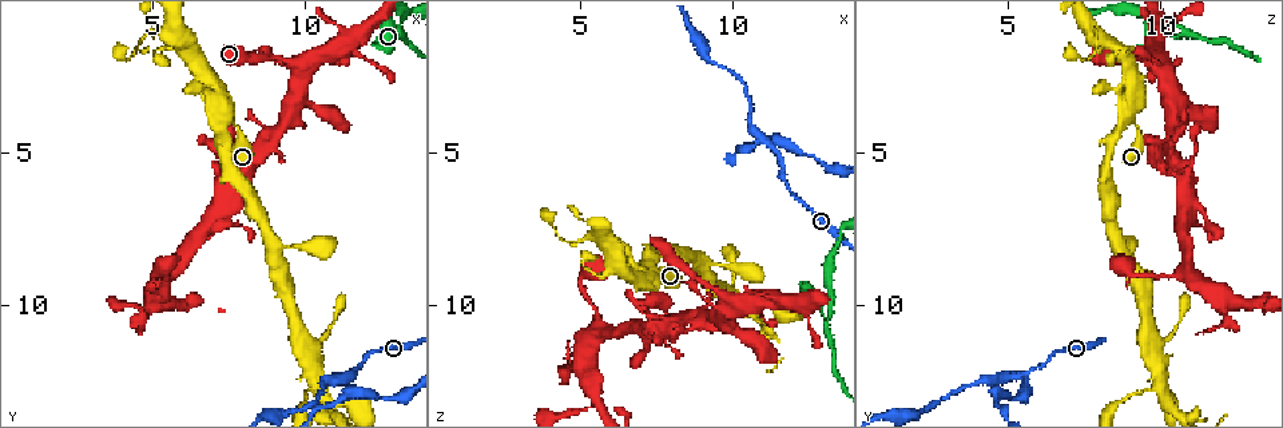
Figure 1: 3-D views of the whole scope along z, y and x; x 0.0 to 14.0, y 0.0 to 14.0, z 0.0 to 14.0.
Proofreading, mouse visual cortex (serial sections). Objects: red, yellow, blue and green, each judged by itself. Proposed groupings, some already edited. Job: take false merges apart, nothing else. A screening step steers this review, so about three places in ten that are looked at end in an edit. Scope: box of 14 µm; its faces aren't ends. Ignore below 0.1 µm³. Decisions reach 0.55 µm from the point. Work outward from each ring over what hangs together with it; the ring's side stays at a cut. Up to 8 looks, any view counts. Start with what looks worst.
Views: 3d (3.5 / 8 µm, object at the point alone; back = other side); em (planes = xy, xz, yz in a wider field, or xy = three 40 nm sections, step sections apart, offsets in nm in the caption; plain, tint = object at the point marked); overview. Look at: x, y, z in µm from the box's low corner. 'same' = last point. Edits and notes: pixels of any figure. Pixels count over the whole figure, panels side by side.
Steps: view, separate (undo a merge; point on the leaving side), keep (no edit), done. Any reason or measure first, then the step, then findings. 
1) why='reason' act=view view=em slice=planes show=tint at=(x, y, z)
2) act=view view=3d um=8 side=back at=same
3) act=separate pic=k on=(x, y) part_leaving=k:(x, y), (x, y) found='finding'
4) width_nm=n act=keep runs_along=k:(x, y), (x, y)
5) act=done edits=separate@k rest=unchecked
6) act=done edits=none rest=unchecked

why='four-way junction' act=view view=em slice=xy step=5 show=tint at=(11.4, 12.4, 4.8)

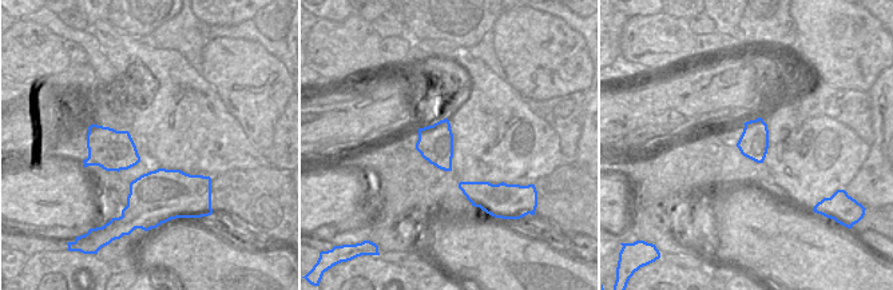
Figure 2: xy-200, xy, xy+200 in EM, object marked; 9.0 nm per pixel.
why='wider look' act=view view=3d um=3.5 at=same

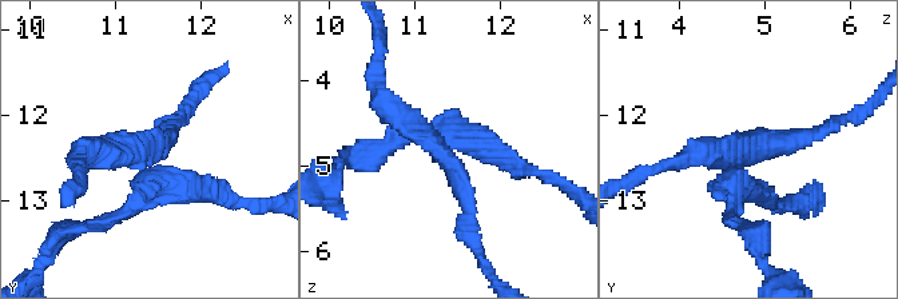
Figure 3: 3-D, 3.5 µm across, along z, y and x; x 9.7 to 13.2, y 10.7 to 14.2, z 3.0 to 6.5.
act=separate pic=3 on=(189, 179) part_leaving=3:(144, 170), (255, 207) found='two cells meet here'

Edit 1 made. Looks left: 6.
why='redraw' act=view view=overview

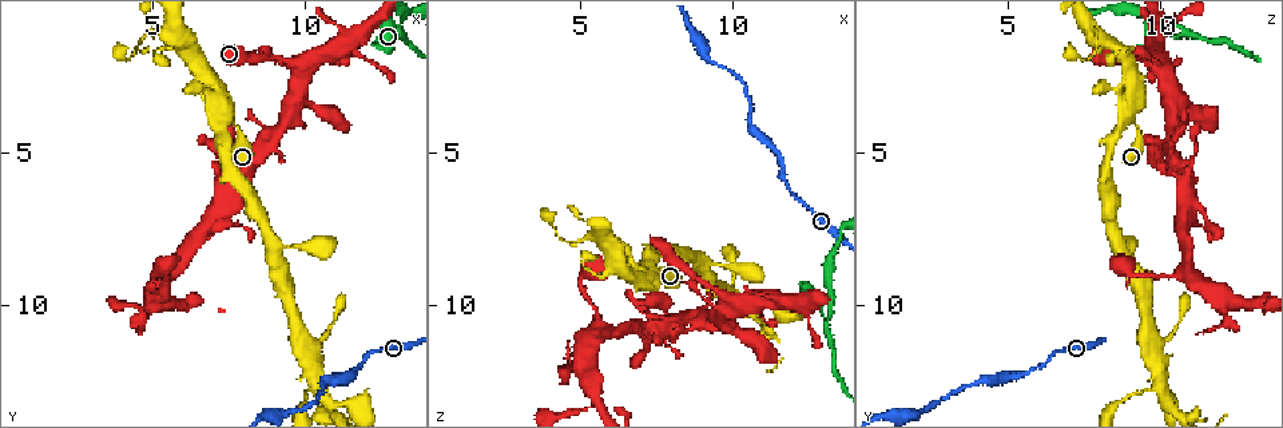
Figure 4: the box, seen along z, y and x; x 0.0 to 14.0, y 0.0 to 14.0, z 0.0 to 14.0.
why='three-way junction' act=view view=3d um=3.5 at=(13.1, 1.0, 10.8)

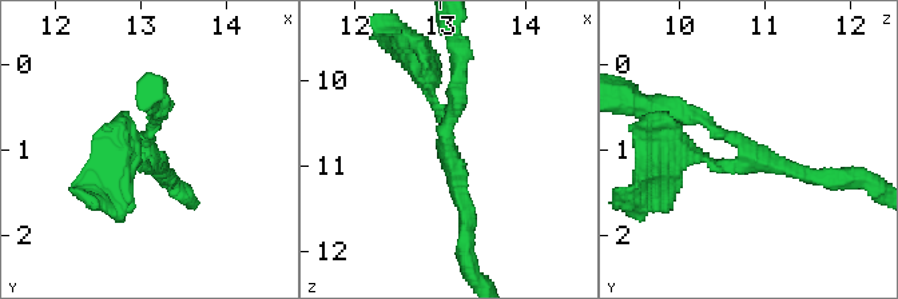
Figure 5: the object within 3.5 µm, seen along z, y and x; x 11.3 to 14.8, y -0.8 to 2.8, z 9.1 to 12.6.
arms=3 arm_widths_nm=200,200,300 act=view view=em slice=xy step=1 show=tint at=(13.05, 1.10, 10.75)

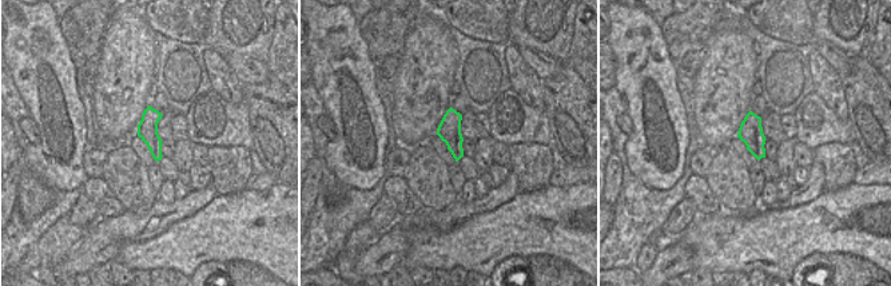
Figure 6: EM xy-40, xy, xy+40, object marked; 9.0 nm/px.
act=keep runs_along=5:(123, 156), (147, 164), (159, 111) found='one cell here'

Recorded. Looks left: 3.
why='branch point' act=view view=3d um=8 at=(10.6, 13.0, 10.2)

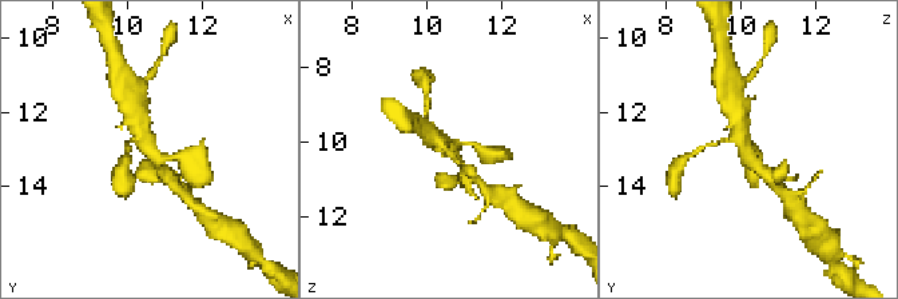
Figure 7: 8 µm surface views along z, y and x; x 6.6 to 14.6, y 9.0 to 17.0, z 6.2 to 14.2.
why='closer look' act=view view=3d um=3.5 at=(10.6, 13.0, 10.2)

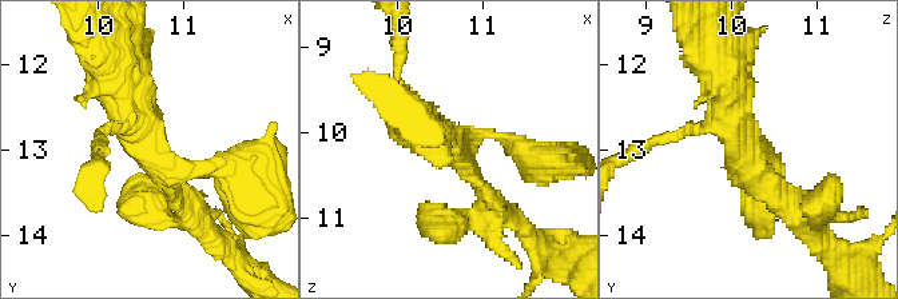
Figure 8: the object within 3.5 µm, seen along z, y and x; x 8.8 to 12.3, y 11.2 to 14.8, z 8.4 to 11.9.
act=keep runs_along=8:(115, 74), (165, 164), (230, 172) found='one cell here'

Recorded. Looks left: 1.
act=done edits=separate@3 rest=unchecked

